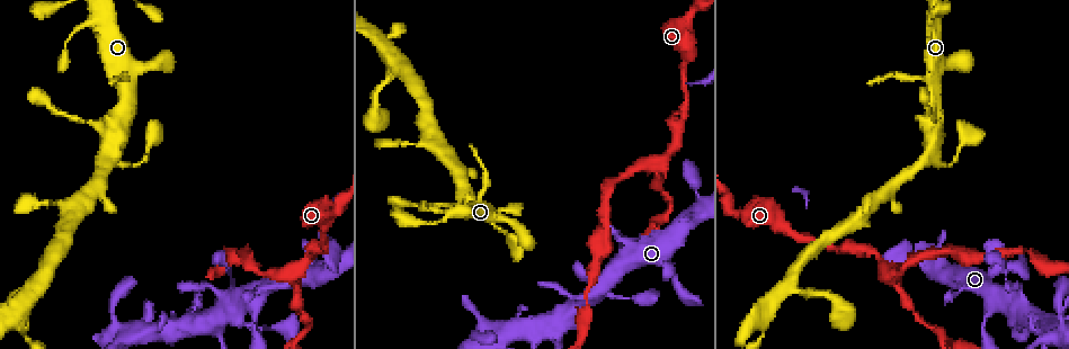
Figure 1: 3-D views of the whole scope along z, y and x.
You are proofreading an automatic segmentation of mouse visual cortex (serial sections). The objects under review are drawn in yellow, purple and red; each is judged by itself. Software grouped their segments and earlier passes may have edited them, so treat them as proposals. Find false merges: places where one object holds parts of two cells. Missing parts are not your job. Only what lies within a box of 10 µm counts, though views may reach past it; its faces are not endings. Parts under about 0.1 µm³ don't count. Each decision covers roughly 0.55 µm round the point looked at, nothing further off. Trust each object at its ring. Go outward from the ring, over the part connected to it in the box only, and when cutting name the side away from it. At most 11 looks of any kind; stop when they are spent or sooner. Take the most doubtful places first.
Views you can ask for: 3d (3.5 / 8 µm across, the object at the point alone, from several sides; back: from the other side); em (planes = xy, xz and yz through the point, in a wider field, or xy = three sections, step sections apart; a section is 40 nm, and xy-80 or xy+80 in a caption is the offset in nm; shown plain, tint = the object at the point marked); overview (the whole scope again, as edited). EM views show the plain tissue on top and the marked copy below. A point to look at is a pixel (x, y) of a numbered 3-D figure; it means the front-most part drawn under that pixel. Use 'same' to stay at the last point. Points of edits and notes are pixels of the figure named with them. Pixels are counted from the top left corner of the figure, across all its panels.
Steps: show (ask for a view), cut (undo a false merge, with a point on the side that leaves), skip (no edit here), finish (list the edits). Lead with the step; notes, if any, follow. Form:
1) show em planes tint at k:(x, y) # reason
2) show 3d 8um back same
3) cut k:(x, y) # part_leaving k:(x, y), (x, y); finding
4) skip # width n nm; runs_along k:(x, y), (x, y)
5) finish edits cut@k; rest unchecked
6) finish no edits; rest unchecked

show 3d 3.5um back at 1:(648, 165) # thick turns thin

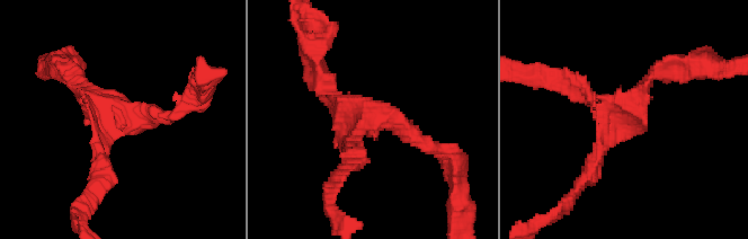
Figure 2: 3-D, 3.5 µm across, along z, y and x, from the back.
show em xy step 2 tint at 2:(116, 118) # arms 3; arm_widths 200, 200, 200 nm

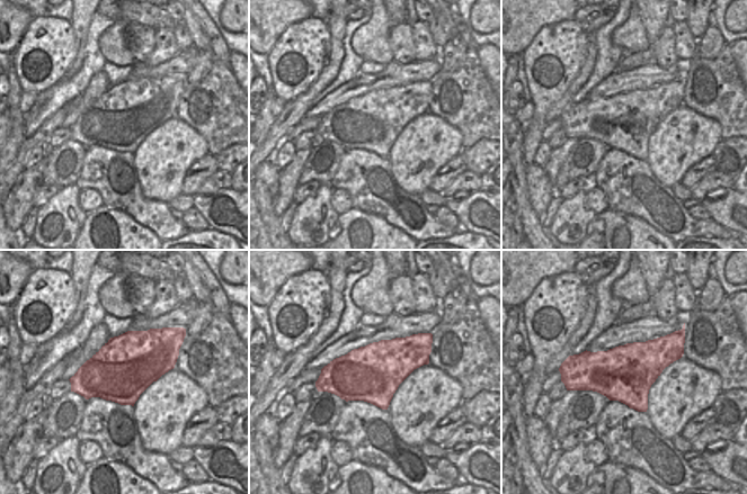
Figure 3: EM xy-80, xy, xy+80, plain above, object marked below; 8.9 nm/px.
skip # runs_along 2:(324, 83), (435, 148); all the same cell

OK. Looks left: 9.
show 3d 3.5um at 1:(201, 322)

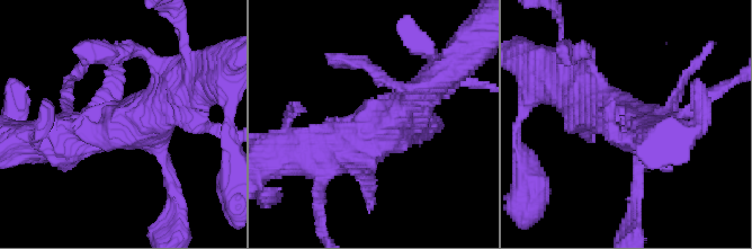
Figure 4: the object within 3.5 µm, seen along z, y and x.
show em xy step 2 tint at 4:(119, 122) # arms 4; arm_widths 150, 150, 500, 600 nm; shape alone is not enough

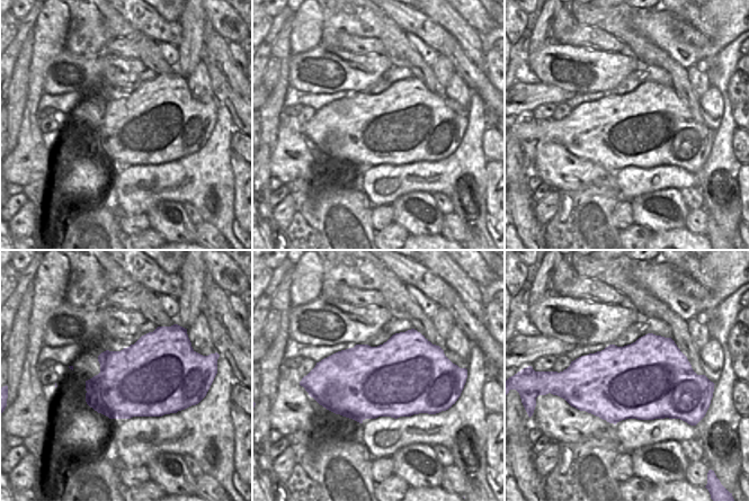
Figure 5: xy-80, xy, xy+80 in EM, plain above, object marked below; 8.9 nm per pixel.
skip # runs_along 4:(442, 73), (346, 151), (322, 151); all the same cell

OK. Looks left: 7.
show 3d 3.5um back at 1:(252, 323) # a narrow waist

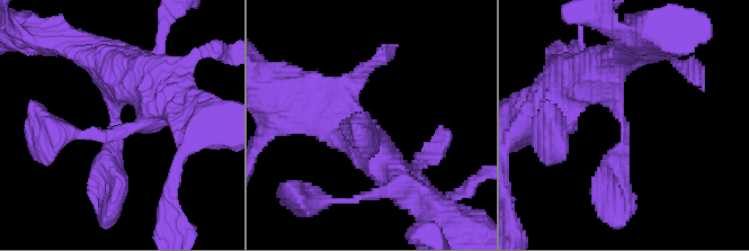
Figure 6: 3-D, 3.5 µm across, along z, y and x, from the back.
show em xy step 3 tint at 6:(626, 122) # arm_widths 350, 600 nm

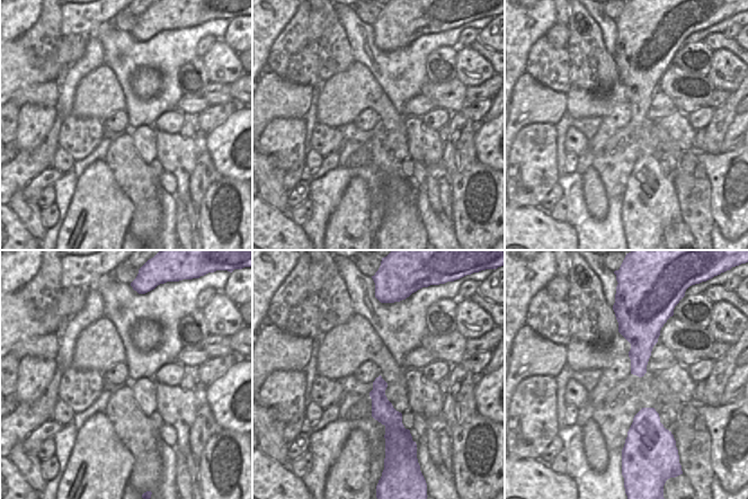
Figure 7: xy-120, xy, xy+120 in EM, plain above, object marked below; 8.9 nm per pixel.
skip # width 160 nm; runs_along 6:(609, 61), (624, 144), (596, 179); all the same cell

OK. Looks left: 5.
show 3d 8um at 1:(930, 151) # branch point

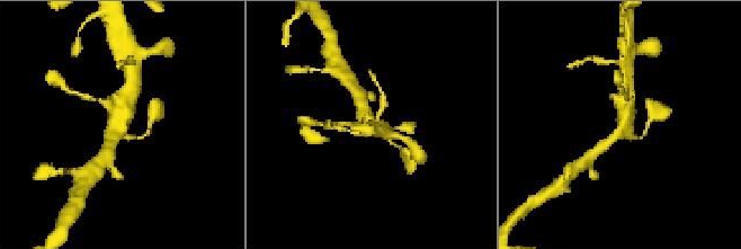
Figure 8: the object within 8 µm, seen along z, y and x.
show 3d 3.5um same

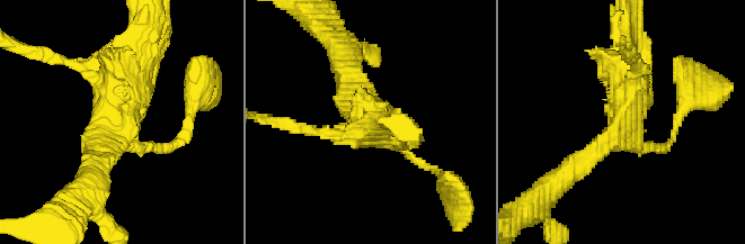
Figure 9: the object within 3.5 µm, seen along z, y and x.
show em xy step 5 tint at 9:(628, 123)

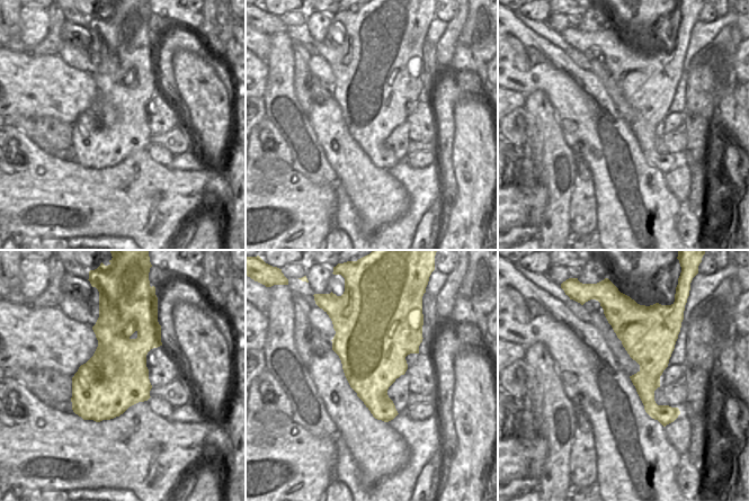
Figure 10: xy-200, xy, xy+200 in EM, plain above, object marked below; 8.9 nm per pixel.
skip # arm_widths 150, 300, 450 nm; runs_along 9:(622, 50), (626, 123), (574, 168); one cell here

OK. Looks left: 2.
finish no edits; rest unchecked

